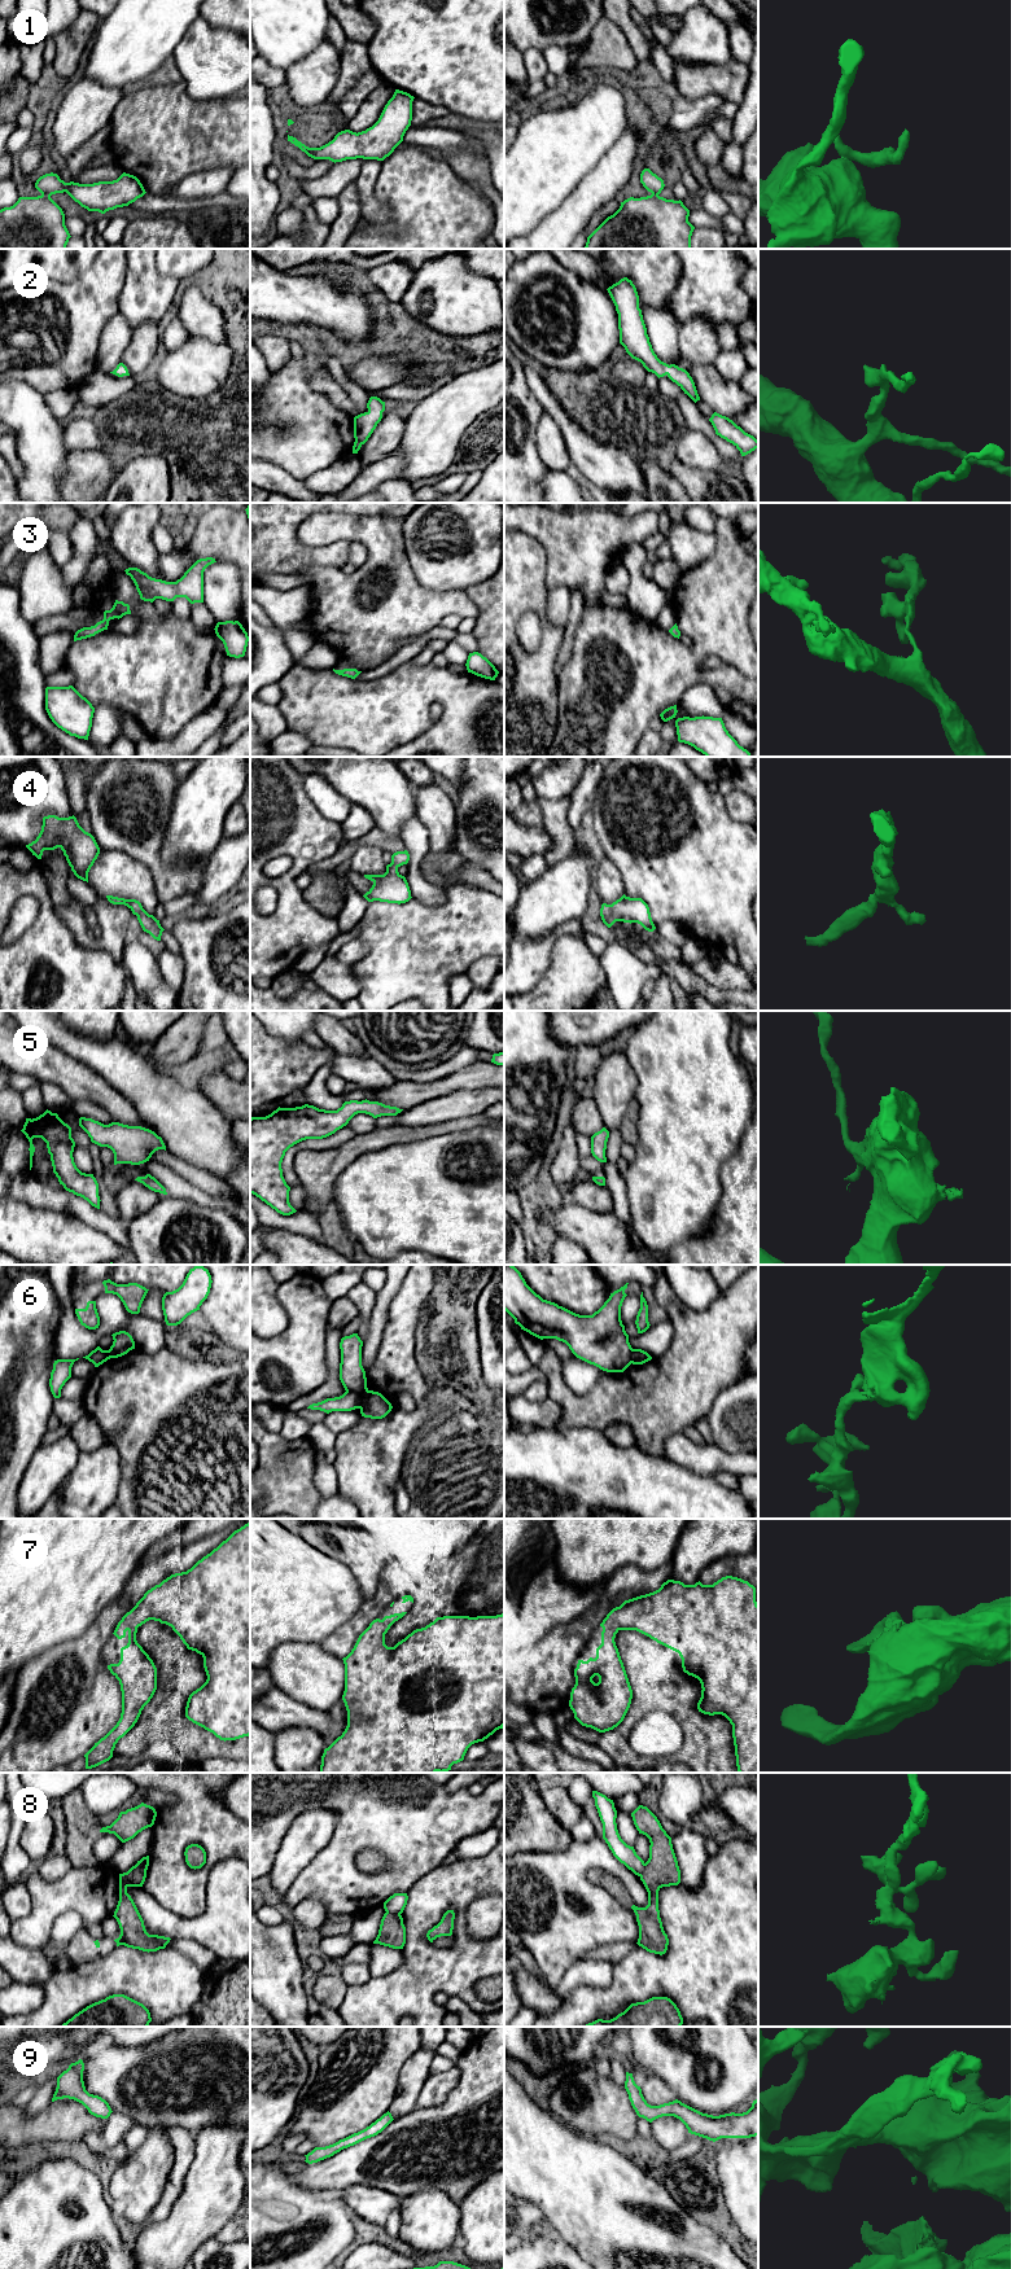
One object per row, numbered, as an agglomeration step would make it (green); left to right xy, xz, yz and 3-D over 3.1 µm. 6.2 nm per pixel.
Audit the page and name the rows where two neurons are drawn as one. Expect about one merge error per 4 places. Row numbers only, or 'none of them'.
1, 6, 8

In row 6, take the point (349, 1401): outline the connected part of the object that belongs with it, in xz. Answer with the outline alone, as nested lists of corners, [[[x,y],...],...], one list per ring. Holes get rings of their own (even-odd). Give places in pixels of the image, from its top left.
[[[346,1390],[340,1397],[327,1398],[321,1402],[310,1405],[307,1409],[320,1410],[327,1414],[332,1411],[351,1411],[360,1407],[362,1397],[363,1397],[362,1393],[354,1393]]]

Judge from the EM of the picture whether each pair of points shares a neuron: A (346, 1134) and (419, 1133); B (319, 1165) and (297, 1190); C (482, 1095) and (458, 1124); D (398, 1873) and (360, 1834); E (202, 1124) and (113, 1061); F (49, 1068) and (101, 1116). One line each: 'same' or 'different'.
A: different
B: different
C: different
D: same
E: same
F: different

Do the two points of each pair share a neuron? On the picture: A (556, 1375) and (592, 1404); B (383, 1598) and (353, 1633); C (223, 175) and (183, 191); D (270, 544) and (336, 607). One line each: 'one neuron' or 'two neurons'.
A: one neuron
B: one neuron
C: one neuron
D: two neurons

